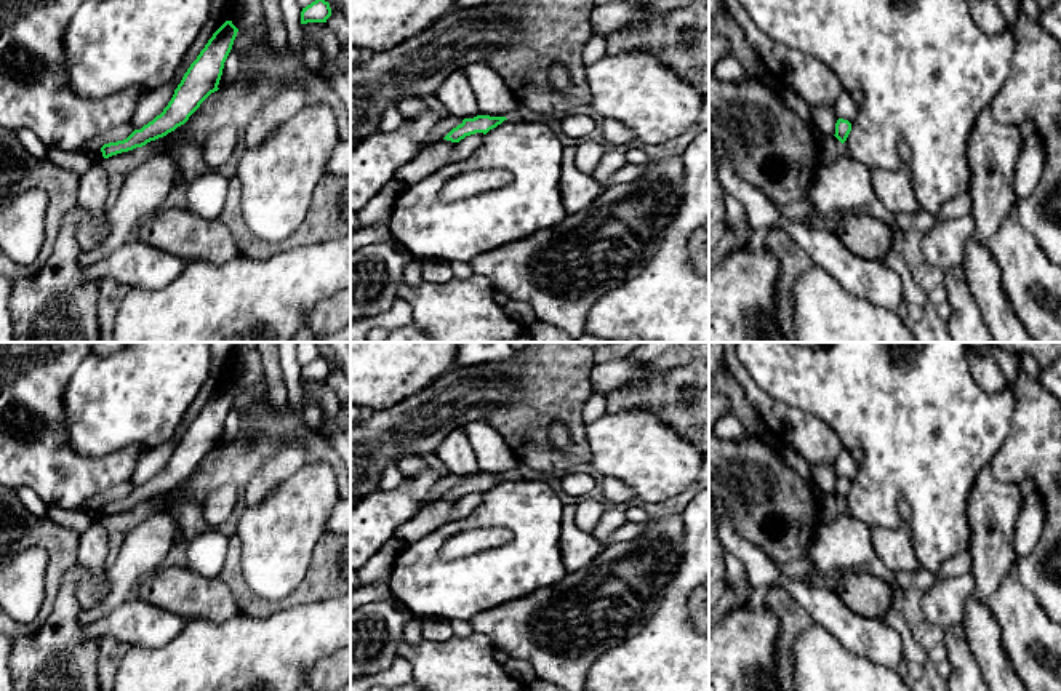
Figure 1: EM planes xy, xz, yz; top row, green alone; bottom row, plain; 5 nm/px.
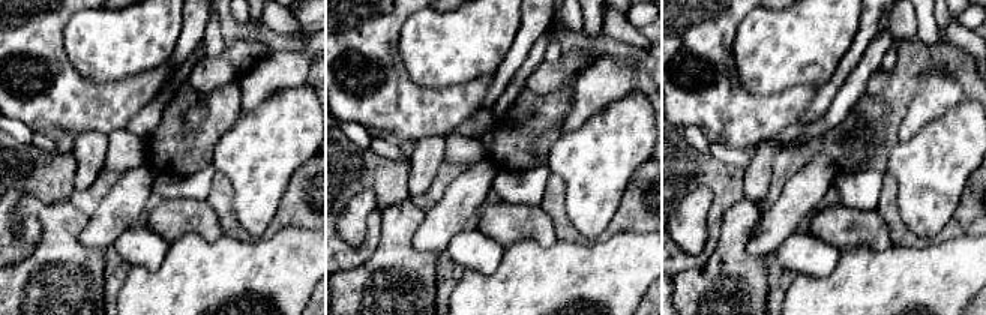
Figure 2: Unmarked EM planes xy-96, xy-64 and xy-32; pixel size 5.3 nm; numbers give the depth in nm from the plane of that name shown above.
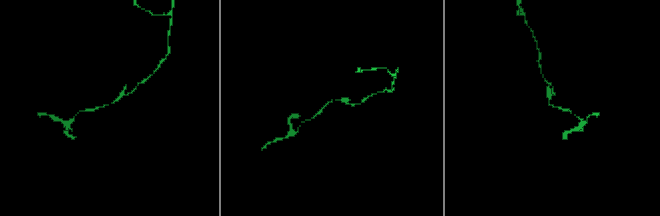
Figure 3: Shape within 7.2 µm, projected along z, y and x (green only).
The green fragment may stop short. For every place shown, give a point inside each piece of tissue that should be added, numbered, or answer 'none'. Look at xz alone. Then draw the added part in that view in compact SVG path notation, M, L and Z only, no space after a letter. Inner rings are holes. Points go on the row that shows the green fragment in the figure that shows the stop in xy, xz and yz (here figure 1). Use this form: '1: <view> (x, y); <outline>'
none

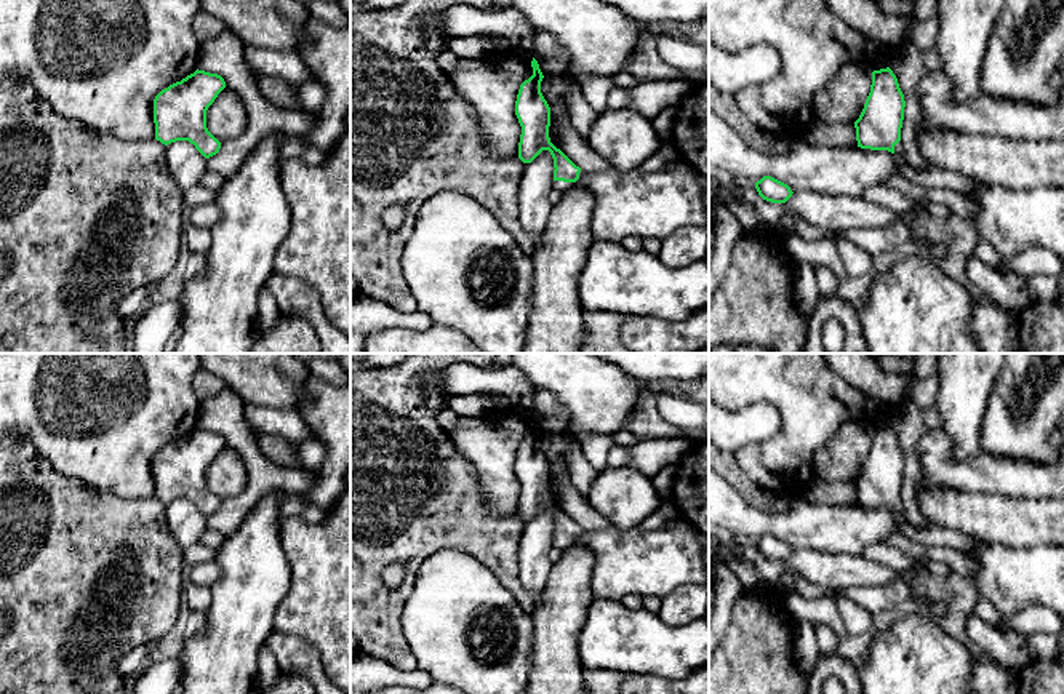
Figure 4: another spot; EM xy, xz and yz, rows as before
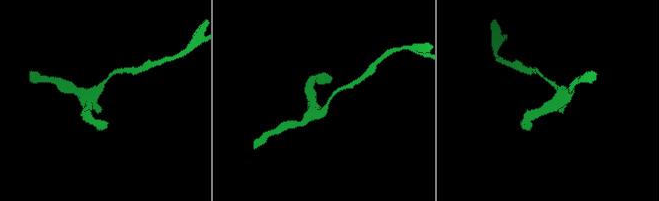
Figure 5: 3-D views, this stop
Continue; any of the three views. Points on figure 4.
1: xz (626, 203); M690 165L656 173L640 170L579 173L576 182L554 181L565 193L581 187L594 197L590 230L594 240L621 241L626 237L666 240L680 227L707 225L701 189L702 176Z

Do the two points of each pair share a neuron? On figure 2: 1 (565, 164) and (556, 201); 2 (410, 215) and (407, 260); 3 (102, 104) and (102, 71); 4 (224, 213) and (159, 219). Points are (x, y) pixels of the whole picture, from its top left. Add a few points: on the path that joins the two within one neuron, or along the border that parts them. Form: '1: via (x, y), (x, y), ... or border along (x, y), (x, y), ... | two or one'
1: border along (551, 171), (563, 182), (563, 206), (568, 213) | two
2: via (404, 225), (404, 249) | one
3: border along (72, 63), (86, 78), (101, 83), (137, 74) | two
4: border along (204, 200), (216, 213), (224, 233) | two

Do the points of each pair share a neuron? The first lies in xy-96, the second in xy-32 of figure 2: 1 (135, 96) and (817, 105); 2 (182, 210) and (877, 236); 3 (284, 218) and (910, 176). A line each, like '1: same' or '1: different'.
1: different
2: same
3: different

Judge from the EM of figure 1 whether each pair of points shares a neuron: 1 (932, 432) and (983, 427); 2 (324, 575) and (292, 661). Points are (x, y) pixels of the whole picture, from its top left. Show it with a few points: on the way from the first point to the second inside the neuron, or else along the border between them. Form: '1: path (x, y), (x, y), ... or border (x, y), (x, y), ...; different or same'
1: path (944, 429), (970, 427); same
2: border (333, 597), (298, 603), (277, 611); different

